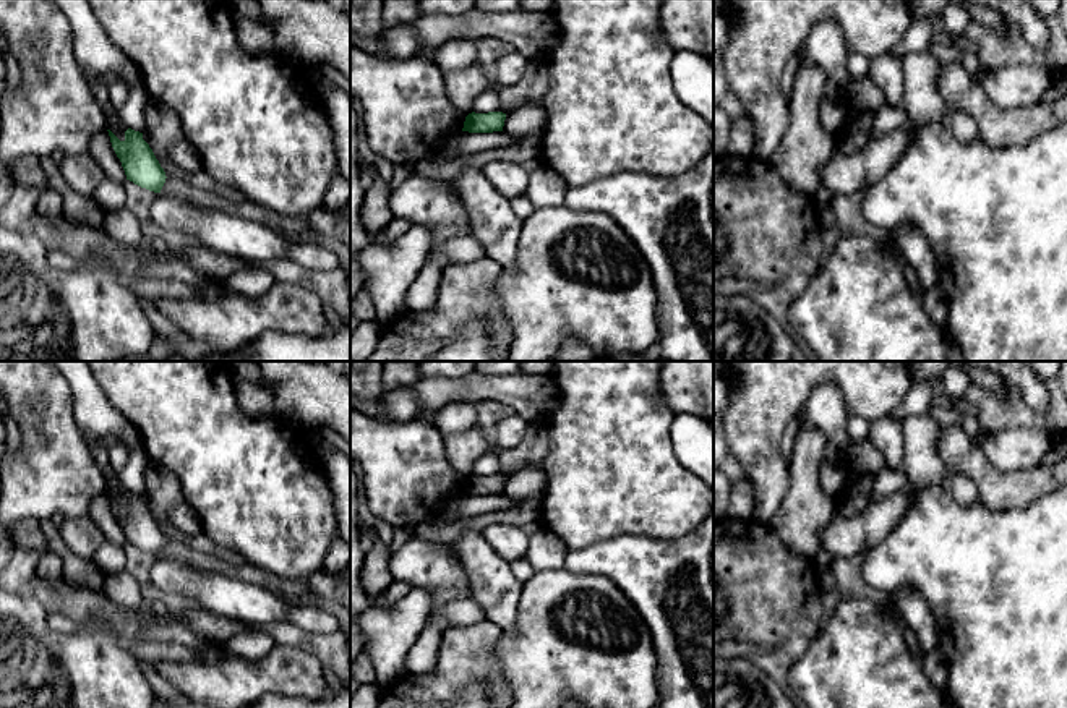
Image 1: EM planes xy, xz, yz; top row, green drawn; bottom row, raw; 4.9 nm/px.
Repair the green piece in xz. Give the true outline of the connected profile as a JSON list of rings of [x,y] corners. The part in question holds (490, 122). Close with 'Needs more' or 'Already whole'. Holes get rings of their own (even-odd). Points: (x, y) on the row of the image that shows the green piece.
[[[488,112],[488,113],[469,113],[464,122],[462,131],[469,133],[493,133],[503,131],[506,113]]]. Already whole

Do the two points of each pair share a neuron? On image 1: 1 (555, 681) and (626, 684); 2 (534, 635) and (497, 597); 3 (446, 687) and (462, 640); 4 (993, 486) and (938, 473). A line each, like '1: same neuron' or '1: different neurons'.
1: same neuron
2: different neurons
3: same neuron
4: different neurons

